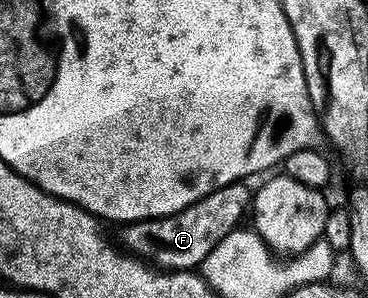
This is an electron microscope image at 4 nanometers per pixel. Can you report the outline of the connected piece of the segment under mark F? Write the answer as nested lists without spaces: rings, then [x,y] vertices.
[[[242,181],[223,185],[207,197],[179,209],[173,215],[161,215],[158,219],[141,219],[138,223],[127,223],[120,228],[119,243],[124,250],[167,271],[187,271],[200,268],[201,262],[227,237],[227,233],[238,230],[241,218],[246,218],[251,207],[250,184]]]

